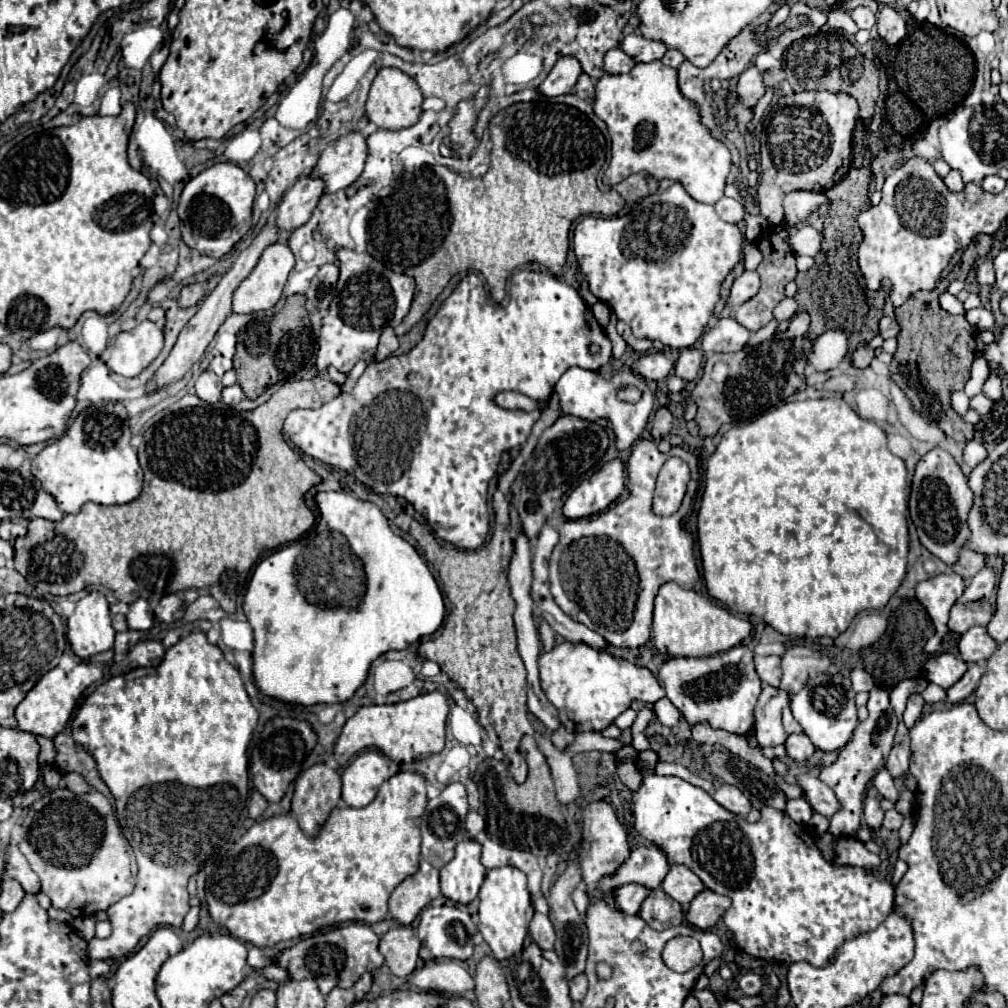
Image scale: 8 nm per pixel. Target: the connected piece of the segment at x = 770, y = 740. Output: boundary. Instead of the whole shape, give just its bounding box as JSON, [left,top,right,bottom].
[755,685,791,747]

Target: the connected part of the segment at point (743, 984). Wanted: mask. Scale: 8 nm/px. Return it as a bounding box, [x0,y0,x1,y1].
[739,973,765,995]

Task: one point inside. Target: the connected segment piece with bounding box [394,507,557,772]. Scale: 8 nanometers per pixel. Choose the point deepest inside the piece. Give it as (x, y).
(477, 649)

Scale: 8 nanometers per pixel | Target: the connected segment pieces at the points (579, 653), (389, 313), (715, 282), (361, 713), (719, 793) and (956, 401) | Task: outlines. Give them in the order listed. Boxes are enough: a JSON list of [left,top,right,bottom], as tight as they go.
[[539,641,665,733],[315,249,415,373],[573,183,743,349],[333,691,449,765],[713,785,751,817],[953,391,969,415]]

